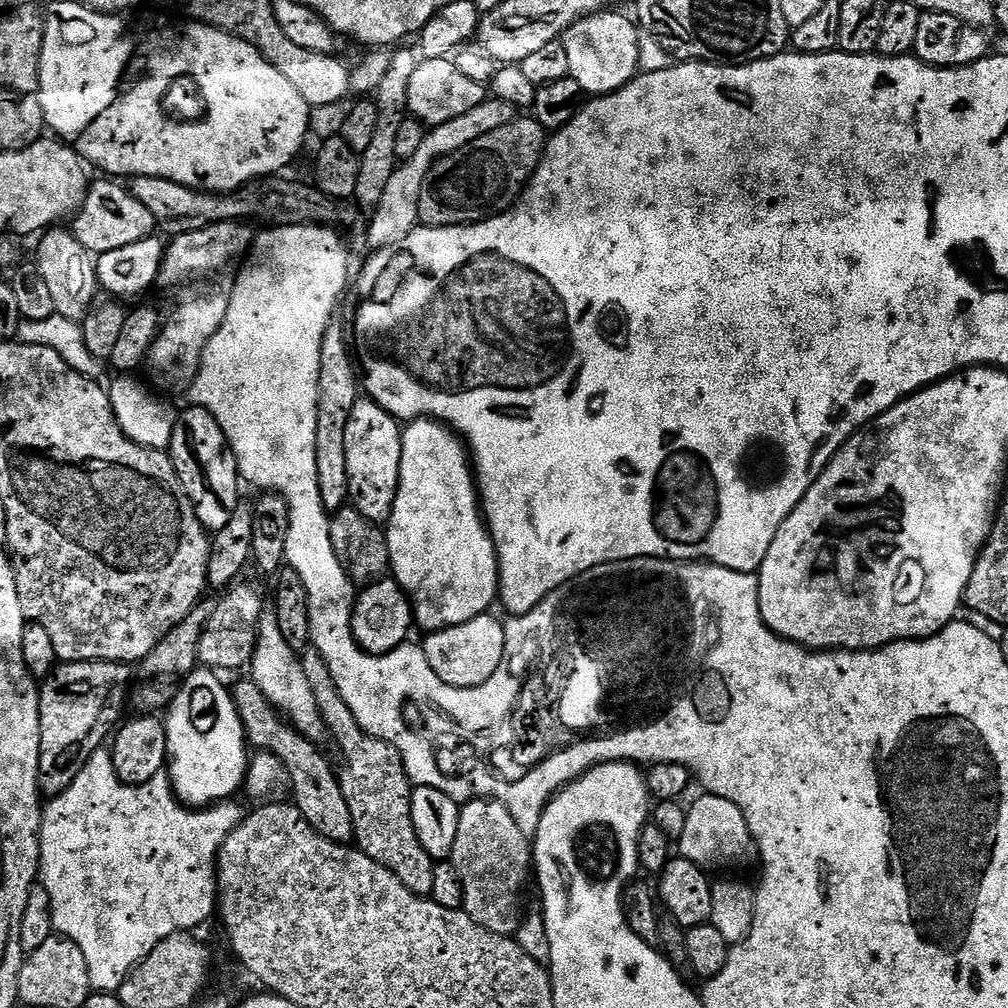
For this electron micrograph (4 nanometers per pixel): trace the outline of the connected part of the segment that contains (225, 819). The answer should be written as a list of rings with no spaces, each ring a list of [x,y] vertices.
[[[102,747],[89,758],[82,774],[70,782],[70,786],[62,794],[51,797],[43,805],[40,818],[40,874],[39,883],[50,894],[50,906],[52,907],[52,927],[60,936],[74,942],[78,949],[82,950],[89,967],[90,986],[93,993],[119,993],[122,982],[130,973],[141,964],[166,938],[170,938],[175,932],[191,933],[192,928],[207,922],[218,908],[218,893],[216,890],[216,860],[220,857],[220,847],[226,842],[229,834],[242,823],[245,818],[245,809],[236,805],[235,799],[229,798],[219,804],[213,804],[203,810],[189,808],[176,799],[176,793],[172,790],[172,782],[167,775],[156,776],[145,784],[123,784],[114,770],[111,751]]]

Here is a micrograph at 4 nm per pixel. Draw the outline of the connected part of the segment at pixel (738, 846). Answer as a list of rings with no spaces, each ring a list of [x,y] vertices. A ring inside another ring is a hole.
[[[700,794],[693,804],[687,805],[687,809],[686,830],[682,830],[682,838],[678,841],[678,852],[683,859],[705,870],[740,868],[757,859],[756,841],[752,839],[750,826],[734,802],[711,794]]]

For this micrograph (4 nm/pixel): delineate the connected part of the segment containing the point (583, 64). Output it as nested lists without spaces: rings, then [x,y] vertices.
[[[605,10],[587,16],[570,26],[562,37],[562,43],[566,46],[570,58],[568,75],[592,98],[617,92],[638,74],[641,29],[634,23],[631,15],[623,16],[616,11]]]

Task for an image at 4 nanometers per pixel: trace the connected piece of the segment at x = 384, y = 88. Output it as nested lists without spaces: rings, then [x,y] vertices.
[[[400,46],[391,53],[390,70],[386,70],[382,82],[376,88],[374,99],[378,106],[378,127],[374,133],[374,139],[366,150],[360,153],[360,169],[358,170],[358,190],[355,203],[360,203],[367,210],[375,210],[378,202],[382,202],[382,193],[390,182],[390,174],[398,167],[396,159],[396,141],[402,122],[409,115],[408,95],[410,94],[410,78],[414,78],[414,70],[422,63],[422,56],[415,47],[404,48]]]

